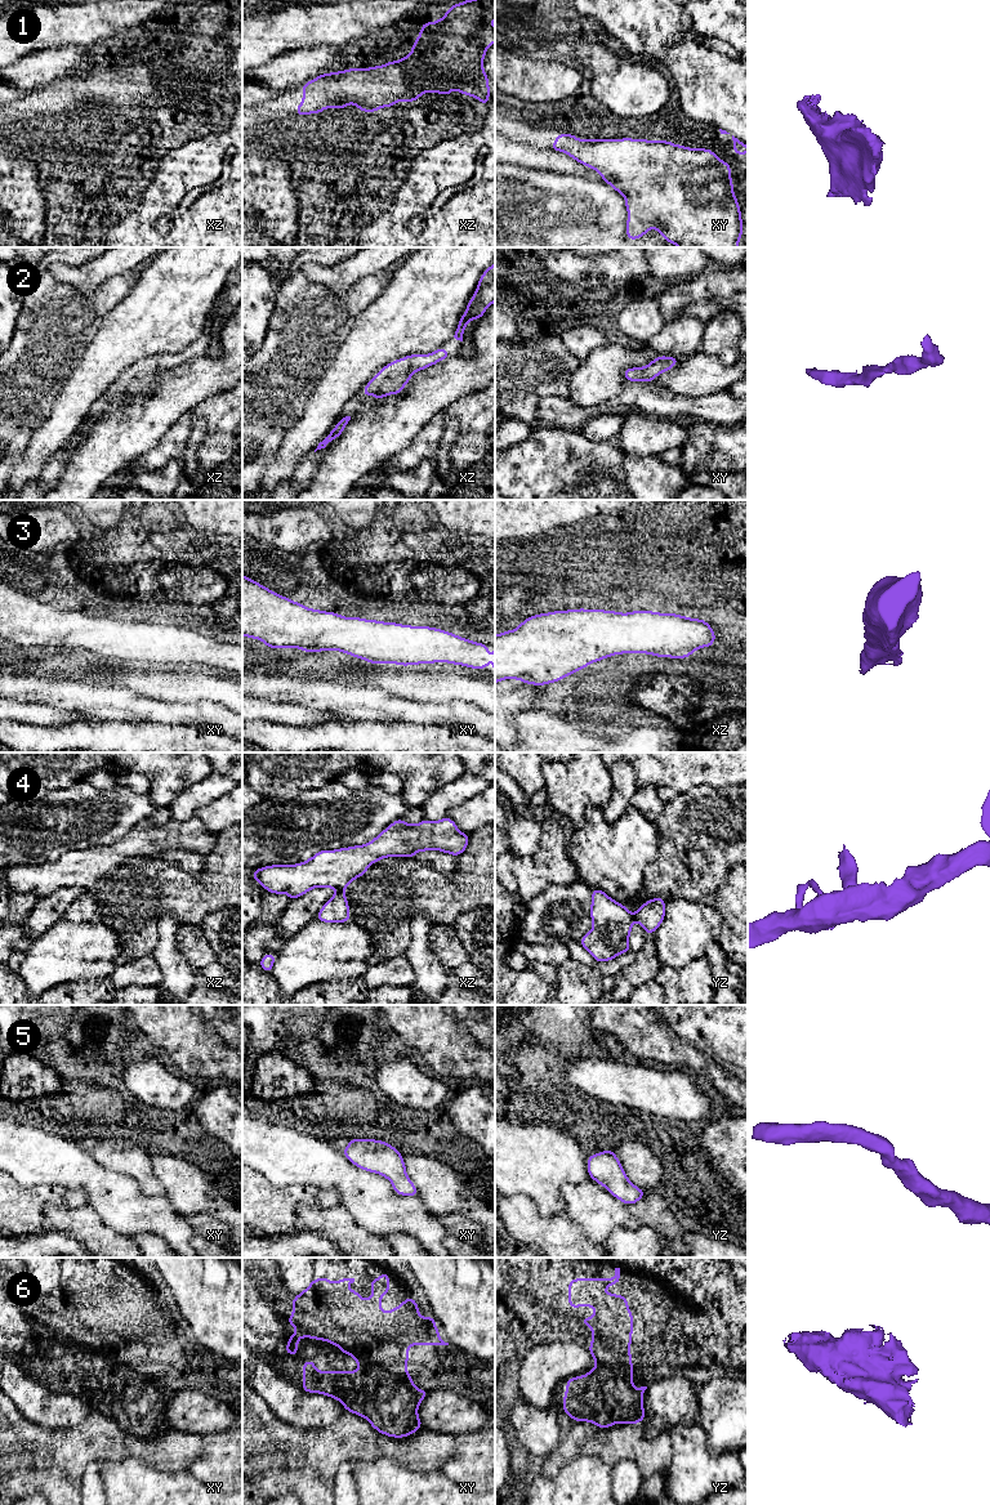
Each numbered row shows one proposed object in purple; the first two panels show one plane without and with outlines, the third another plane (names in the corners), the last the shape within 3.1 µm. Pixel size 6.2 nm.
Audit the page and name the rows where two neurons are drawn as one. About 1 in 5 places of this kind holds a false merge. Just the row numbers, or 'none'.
4

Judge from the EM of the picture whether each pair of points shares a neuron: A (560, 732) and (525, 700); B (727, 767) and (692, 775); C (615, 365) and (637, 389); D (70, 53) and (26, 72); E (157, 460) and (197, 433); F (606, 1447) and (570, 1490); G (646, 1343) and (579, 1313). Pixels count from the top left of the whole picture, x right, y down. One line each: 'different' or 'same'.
A: different
B: same
C: different
D: same
E: different
F: different
G: same

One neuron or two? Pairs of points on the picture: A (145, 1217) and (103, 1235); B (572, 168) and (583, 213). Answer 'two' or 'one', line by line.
A: two
B: two

